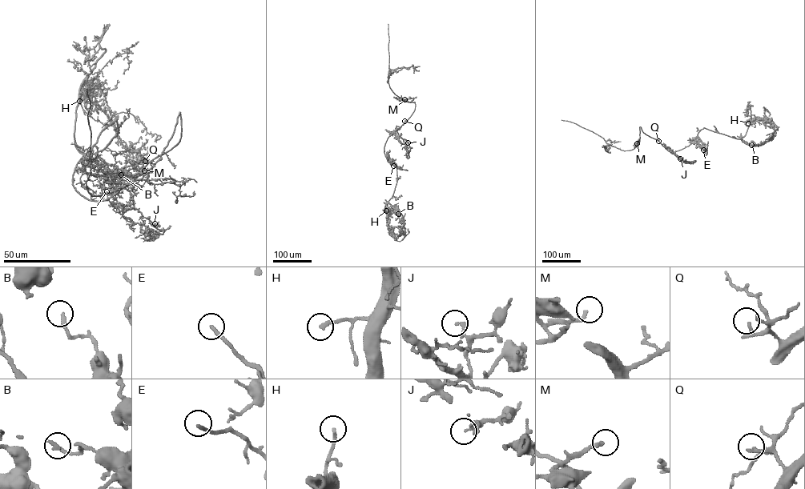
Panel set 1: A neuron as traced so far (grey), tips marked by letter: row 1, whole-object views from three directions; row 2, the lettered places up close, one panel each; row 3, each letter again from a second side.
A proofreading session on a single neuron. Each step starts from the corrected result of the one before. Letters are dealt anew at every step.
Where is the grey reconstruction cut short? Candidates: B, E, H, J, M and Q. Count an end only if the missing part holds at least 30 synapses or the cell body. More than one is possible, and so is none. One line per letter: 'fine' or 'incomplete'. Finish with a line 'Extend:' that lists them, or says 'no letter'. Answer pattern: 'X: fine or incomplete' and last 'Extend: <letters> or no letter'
B: fine
E: incomplete
H: incomplete
J: fine
M: fine
Q: incomplete
Extend: E, H, Q

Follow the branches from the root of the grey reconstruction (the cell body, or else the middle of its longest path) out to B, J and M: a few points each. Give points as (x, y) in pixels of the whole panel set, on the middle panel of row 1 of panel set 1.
B: (388, 138), (384, 152), (396, 166), (396, 183), (388, 202), (400, 212), (400, 215), (398, 214)
J: (388, 138), (394, 132), (408, 142)
M: (388, 138), (414, 110), (414, 102), (404, 99)

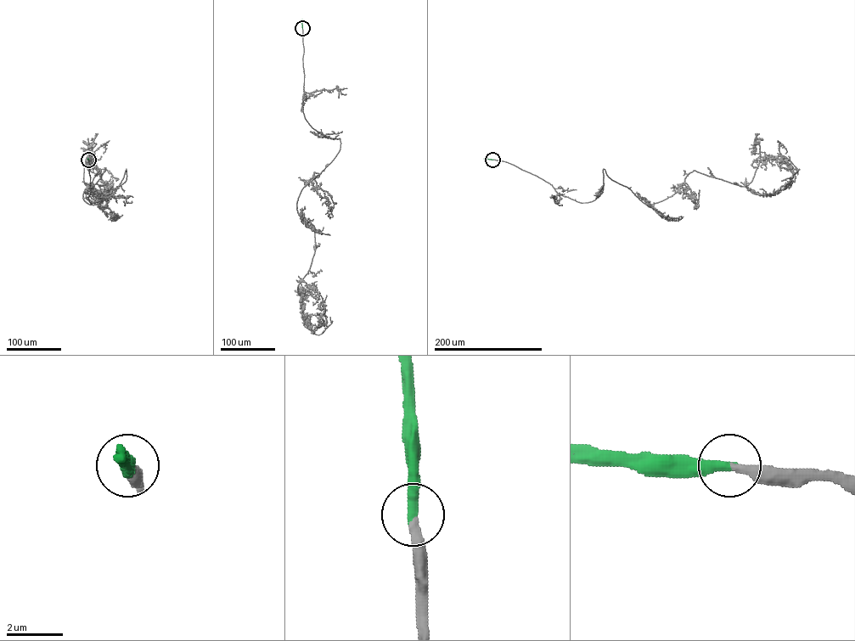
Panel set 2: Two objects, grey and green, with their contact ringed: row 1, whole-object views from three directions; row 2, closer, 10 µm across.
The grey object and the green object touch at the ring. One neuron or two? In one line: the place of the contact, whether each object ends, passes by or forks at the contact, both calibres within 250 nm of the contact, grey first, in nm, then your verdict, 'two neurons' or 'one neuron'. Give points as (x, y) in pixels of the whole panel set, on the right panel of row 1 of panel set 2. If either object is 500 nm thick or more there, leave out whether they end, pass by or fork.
(492, 160) | grey ends | green ends | 320/380 nm | one neuron

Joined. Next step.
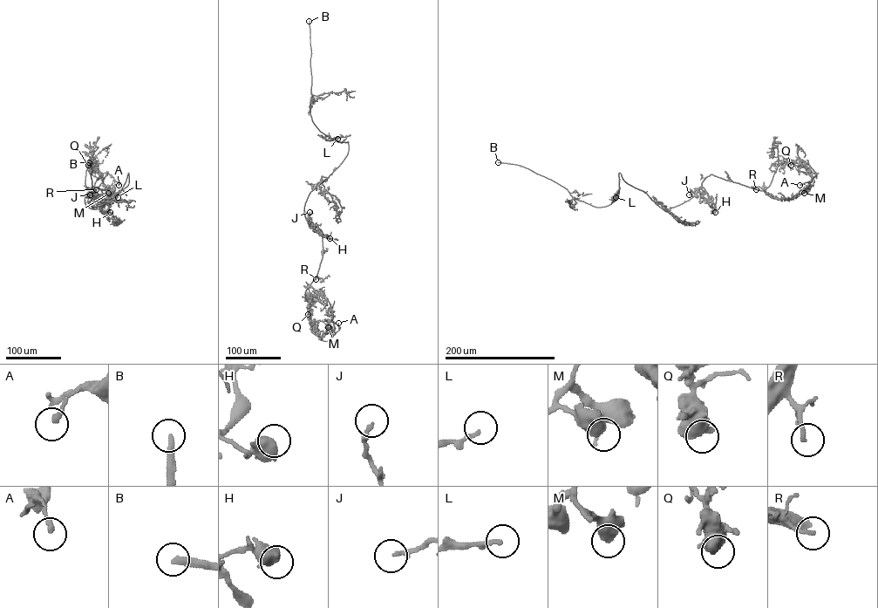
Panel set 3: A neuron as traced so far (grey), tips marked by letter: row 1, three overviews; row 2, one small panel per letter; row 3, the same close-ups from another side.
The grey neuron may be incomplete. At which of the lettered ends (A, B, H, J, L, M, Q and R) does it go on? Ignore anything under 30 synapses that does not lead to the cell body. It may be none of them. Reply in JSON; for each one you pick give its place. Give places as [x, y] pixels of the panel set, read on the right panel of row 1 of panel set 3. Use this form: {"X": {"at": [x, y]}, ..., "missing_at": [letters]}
{"B": {"at": [498, 162]}, "J": {"at": [689, 194]}, "Q": {"at": [791, 165]}, "R": {"at": [756, 189]}, "missing_at": ["B", "J", "Q", "R"]}

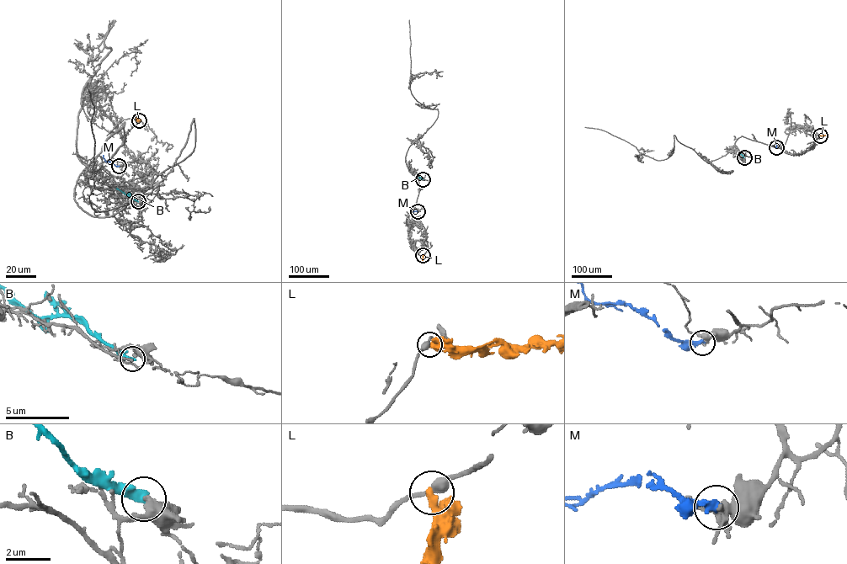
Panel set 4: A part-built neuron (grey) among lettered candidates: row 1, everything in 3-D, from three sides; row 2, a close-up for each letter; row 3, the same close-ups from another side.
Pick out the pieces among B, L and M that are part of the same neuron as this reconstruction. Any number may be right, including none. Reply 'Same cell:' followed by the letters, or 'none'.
Same cell: none

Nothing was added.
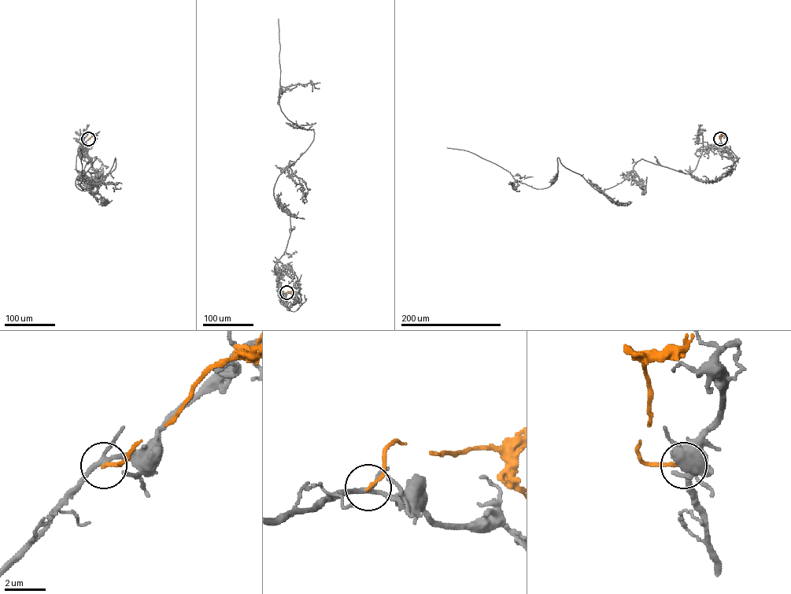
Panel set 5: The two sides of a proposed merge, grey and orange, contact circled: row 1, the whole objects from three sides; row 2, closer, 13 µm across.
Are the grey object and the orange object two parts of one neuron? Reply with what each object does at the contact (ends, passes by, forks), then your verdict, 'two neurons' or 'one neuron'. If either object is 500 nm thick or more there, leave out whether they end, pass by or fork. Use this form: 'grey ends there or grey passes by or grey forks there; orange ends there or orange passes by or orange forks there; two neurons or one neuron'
grey forks there; orange ends there; two neurons

